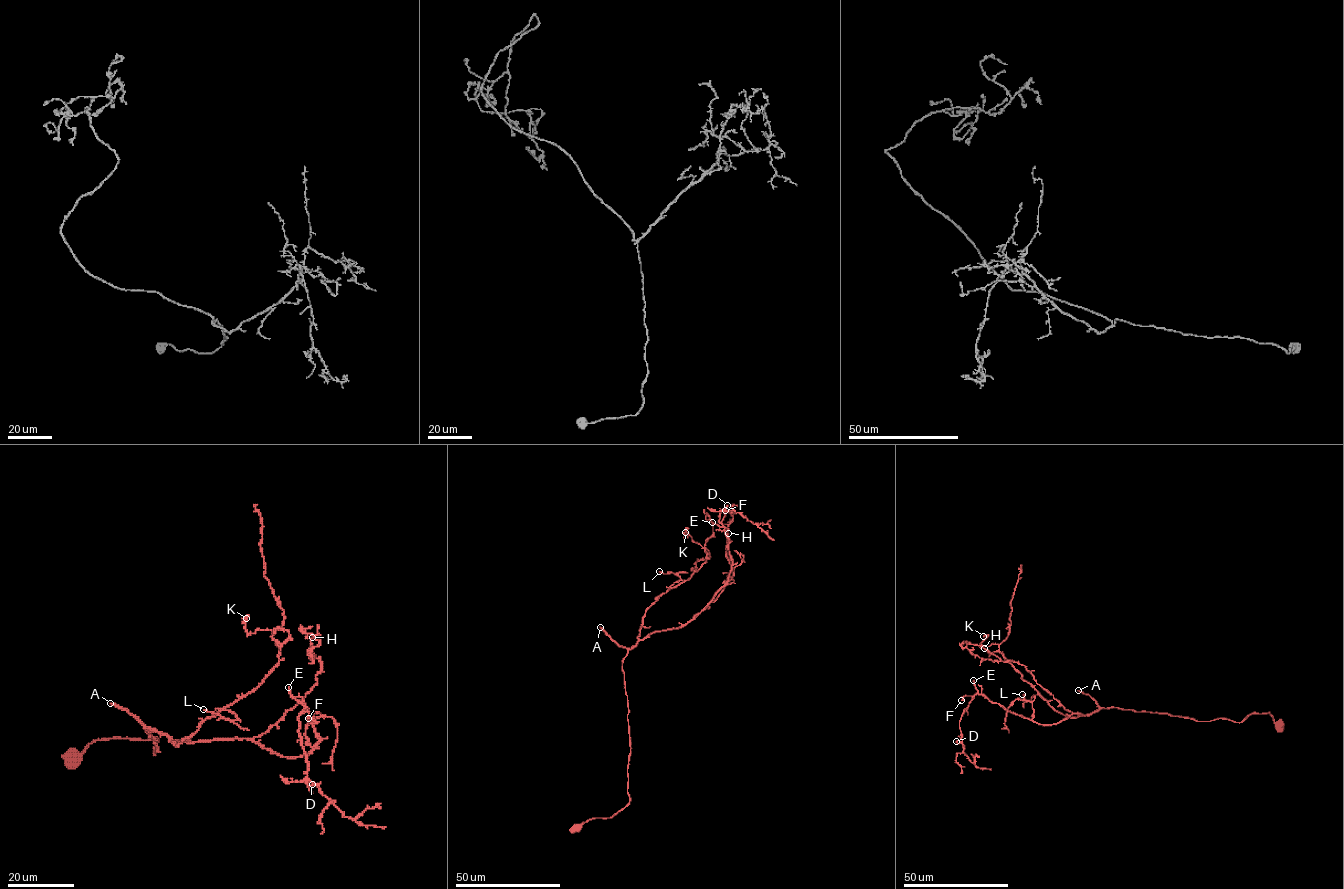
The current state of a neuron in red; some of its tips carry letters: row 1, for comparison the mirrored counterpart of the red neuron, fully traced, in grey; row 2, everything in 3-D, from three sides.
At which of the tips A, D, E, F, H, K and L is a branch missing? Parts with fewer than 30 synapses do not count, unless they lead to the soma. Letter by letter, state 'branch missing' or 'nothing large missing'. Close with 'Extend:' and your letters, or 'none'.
A: branch missing
D: nothing large missing
E: branch missing
F: nothing large missing
H: nothing large missing
K: nothing large missing
L: nothing large missing
Extend: A, E

